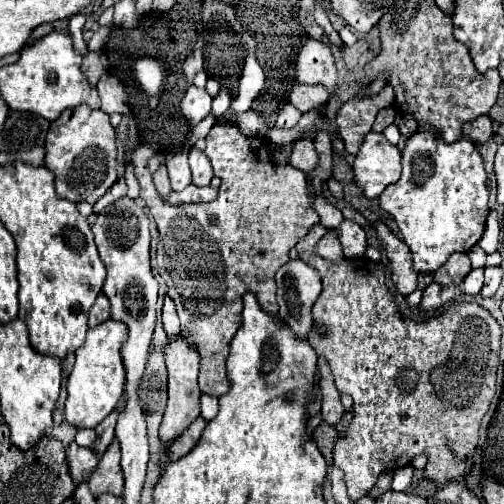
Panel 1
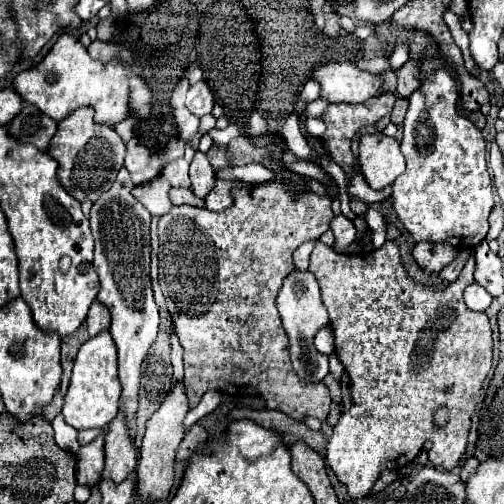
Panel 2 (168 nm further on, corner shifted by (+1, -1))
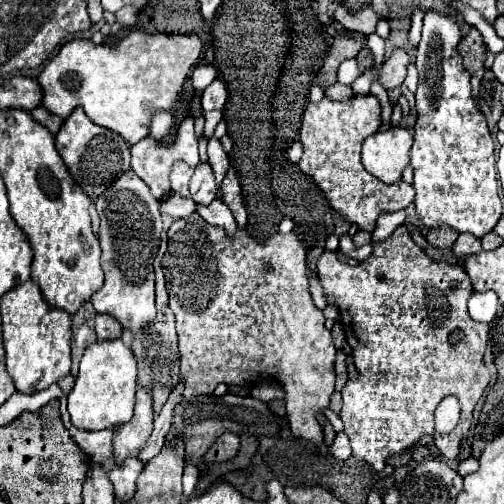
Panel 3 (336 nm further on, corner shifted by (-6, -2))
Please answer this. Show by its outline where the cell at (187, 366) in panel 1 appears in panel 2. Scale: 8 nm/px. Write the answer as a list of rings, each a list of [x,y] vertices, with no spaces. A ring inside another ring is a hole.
[[[183,380],[175,382],[175,386],[165,396],[161,408],[147,422],[147,432],[145,432],[145,438],[143,438],[143,444],[141,444],[141,456],[139,456],[139,466],[137,466],[137,474],[139,474],[137,488],[139,488],[141,498],[163,500],[163,498],[169,496],[169,490],[173,486],[175,454],[177,454],[177,448],[179,448],[179,444],[185,436],[183,420],[185,420],[189,410],[191,410],[191,406],[189,406],[189,398],[187,398]]]

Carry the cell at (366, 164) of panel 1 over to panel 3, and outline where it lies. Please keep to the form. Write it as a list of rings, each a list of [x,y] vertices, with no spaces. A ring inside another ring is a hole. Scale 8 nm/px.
[[[392,127],[370,135],[362,145],[362,165],[384,183],[396,183],[410,163],[412,133],[404,127]]]

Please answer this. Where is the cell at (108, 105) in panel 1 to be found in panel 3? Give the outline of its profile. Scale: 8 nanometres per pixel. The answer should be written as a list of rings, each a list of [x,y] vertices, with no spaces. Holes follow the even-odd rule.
[[[126,171],[118,181],[100,193],[94,201],[100,215],[100,247],[102,247],[102,271],[104,285],[90,297],[96,313],[118,315],[118,303],[122,315],[126,315],[126,327],[136,333],[142,325],[148,325],[156,317],[154,307],[154,269],[152,261],[158,251],[162,219],[158,201],[152,197],[150,187],[136,177],[134,171]]]

